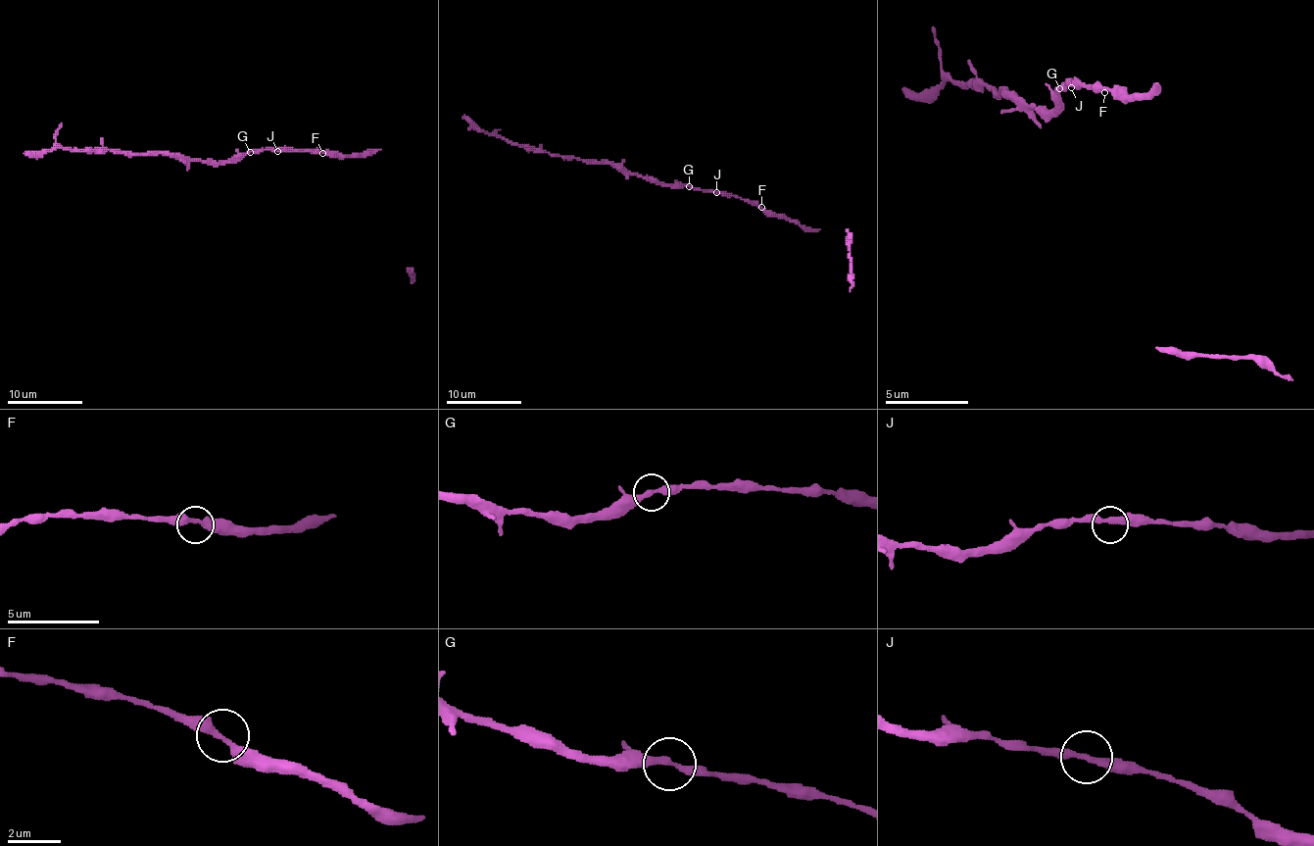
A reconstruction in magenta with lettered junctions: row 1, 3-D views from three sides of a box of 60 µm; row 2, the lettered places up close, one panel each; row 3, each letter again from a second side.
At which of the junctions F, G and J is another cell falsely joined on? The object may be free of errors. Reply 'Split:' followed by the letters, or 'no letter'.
Split: no letter

